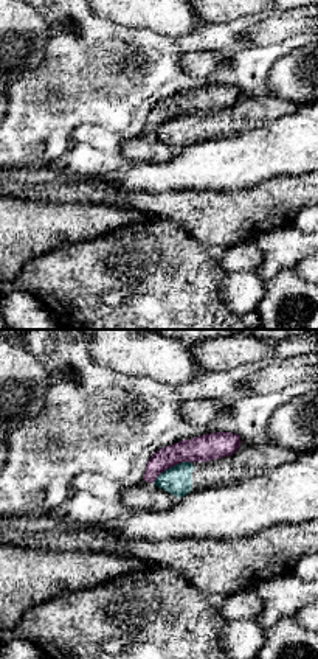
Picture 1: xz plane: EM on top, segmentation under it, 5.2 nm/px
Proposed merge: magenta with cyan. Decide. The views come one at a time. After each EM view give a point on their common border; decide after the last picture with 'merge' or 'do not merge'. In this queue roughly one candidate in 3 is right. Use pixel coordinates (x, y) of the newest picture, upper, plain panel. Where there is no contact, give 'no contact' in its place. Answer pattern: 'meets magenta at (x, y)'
meets magenta at (171, 118)

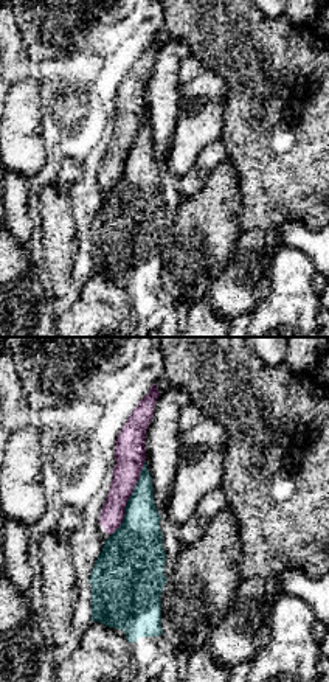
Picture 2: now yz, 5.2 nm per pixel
meets magenta at (129, 149)

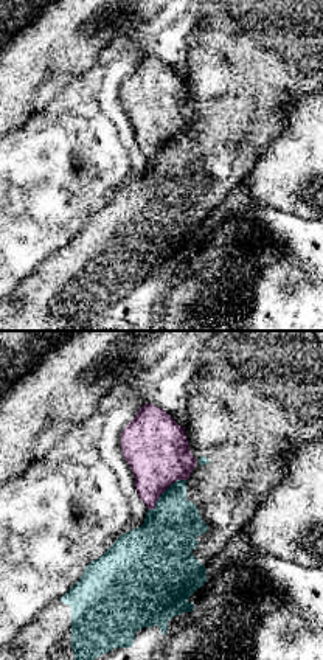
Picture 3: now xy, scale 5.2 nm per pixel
meets magenta at (163, 143)

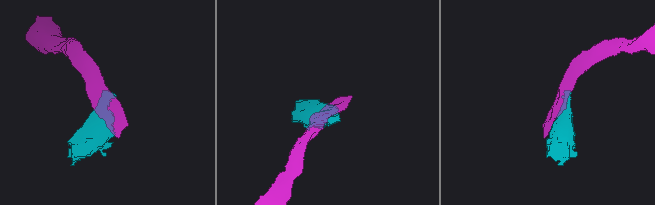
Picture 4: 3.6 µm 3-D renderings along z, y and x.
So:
do not merge

